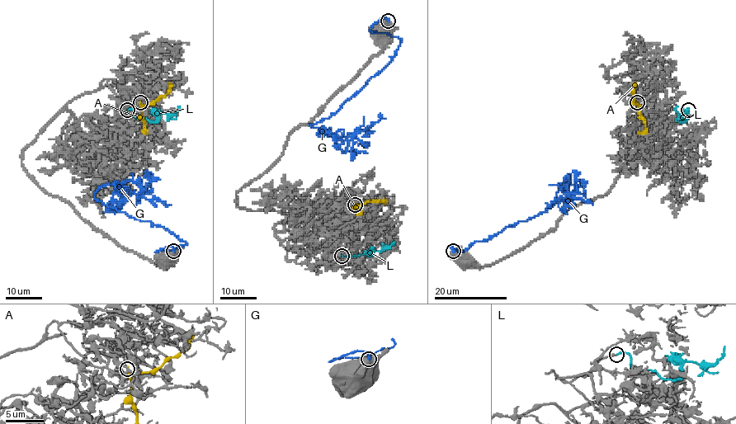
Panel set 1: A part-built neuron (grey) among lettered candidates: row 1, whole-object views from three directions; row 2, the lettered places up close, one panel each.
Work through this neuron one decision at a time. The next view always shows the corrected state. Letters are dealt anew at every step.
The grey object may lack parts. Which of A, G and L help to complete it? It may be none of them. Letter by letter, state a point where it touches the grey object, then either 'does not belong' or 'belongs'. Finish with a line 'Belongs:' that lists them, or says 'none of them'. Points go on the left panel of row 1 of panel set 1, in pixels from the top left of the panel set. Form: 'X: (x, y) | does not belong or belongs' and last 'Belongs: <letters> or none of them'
A: (140, 102) | does not belong
G: (173, 251) | does not belong
L: (127, 110) | belongs
Belongs: L

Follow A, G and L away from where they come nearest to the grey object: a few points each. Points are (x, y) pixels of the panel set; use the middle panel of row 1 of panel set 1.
A: (355, 204), (382, 200), (384, 203)
G: (389, 21), (370, 30), (400, 40), (393, 58), (328, 118), (309, 124), (355, 136), (379, 113)
L: (342, 256), (360, 256), (372, 248), (381, 252), (393, 245)

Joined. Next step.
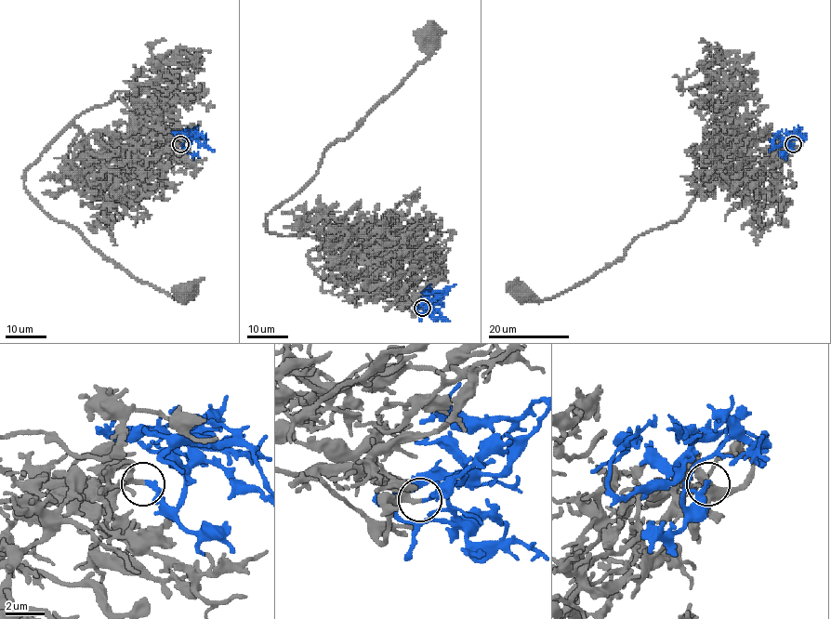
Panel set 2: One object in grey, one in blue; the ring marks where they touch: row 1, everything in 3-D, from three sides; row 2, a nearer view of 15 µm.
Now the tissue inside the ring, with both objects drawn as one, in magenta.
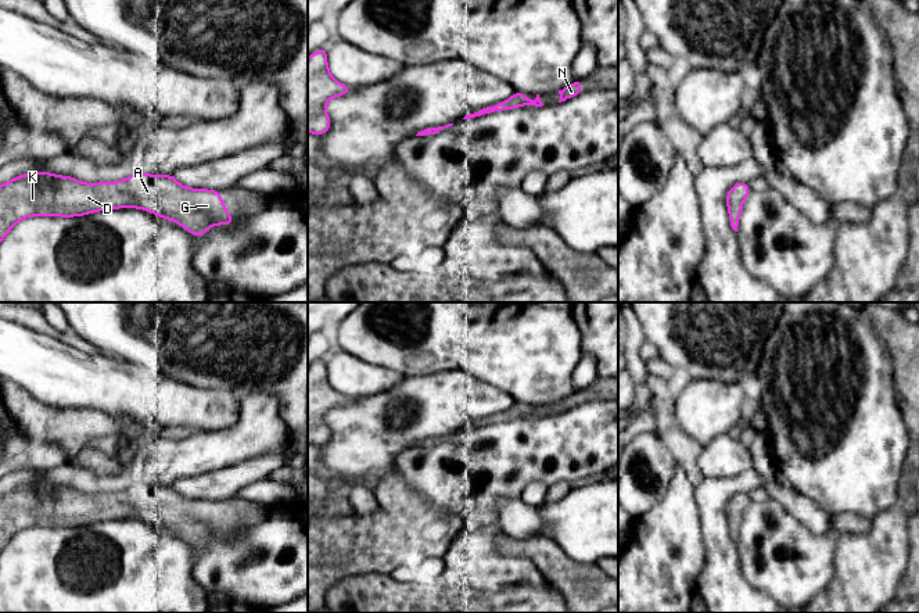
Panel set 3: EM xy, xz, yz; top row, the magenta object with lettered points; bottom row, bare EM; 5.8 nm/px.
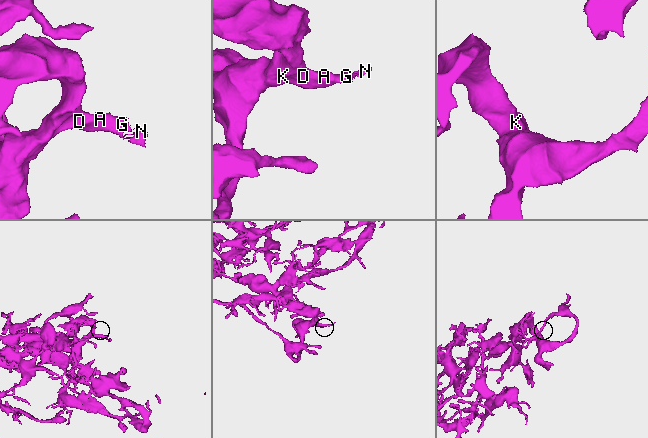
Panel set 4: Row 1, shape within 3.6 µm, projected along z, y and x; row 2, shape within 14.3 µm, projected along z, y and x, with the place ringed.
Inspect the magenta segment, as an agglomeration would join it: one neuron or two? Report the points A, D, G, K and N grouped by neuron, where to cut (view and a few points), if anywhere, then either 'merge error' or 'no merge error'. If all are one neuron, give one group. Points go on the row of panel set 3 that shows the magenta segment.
A D G K N | no cut | no merge error

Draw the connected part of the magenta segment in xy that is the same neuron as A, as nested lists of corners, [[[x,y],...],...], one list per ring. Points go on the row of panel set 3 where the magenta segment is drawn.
[[[32,172],[0,186],[0,243],[25,218],[72,218],[116,208],[140,208],[162,219],[172,219],[191,236],[202,236],[213,225],[231,226],[234,222],[220,198],[220,190],[189,189],[173,175],[132,173],[121,182],[83,183],[71,176]]]

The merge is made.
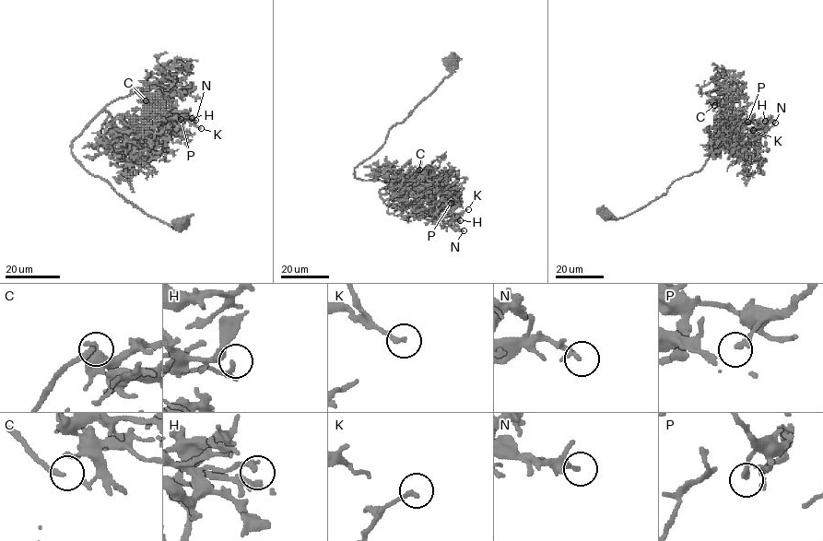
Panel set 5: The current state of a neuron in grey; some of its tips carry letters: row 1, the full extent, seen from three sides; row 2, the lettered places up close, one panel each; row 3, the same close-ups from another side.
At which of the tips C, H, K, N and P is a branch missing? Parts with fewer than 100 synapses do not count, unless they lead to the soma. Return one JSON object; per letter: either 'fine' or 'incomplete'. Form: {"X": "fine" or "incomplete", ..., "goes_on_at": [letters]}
{"C": "incomplete", "H": "fine", "K": "fine", "N": "fine", "P": "fine", "goes_on_at": ["C"]}

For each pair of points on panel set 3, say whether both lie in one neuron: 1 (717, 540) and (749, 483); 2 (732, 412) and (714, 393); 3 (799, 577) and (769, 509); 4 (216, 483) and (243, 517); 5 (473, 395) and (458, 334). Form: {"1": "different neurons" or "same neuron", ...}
{"1": "same neuron", "2": "same neuron", "3": "same neuron", "4": "different neurons", "5": "different neurons"}

